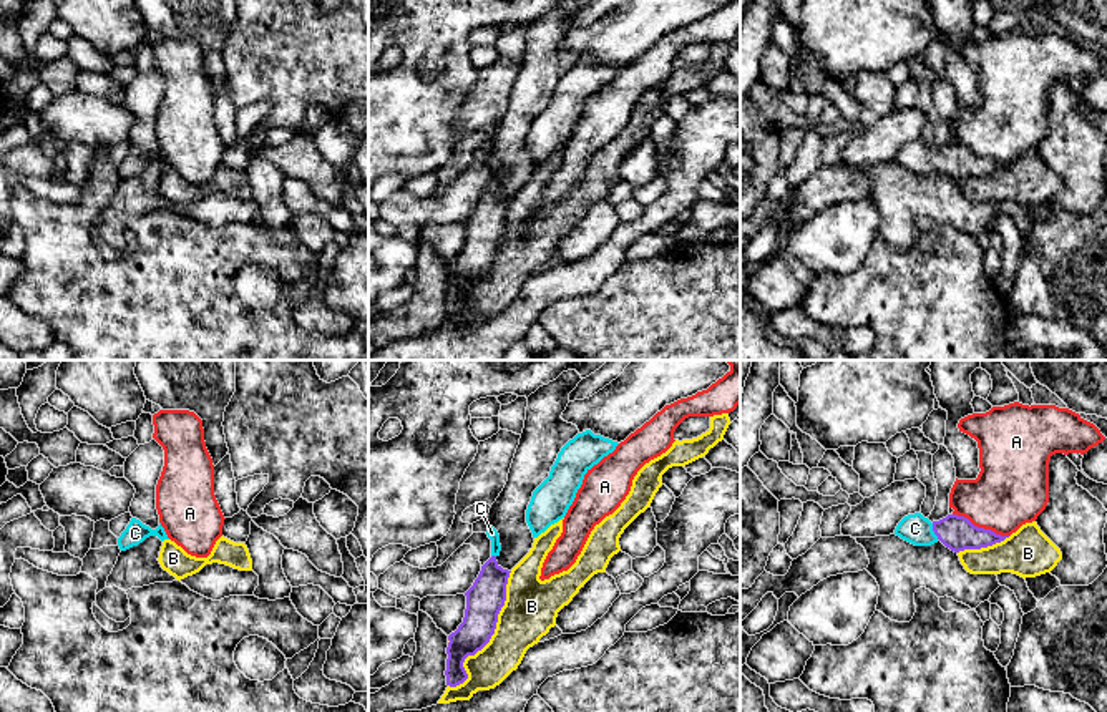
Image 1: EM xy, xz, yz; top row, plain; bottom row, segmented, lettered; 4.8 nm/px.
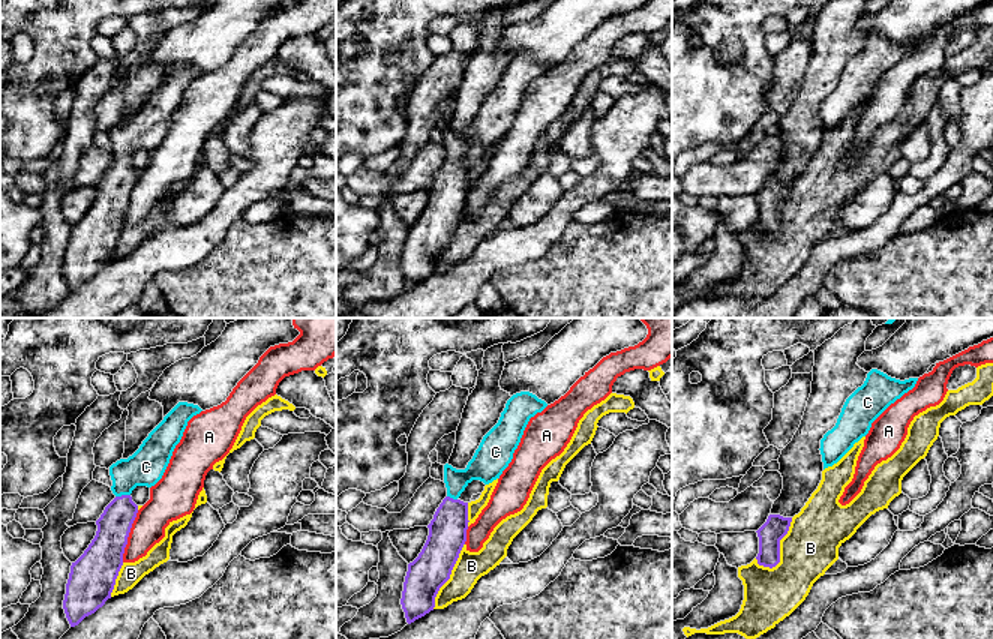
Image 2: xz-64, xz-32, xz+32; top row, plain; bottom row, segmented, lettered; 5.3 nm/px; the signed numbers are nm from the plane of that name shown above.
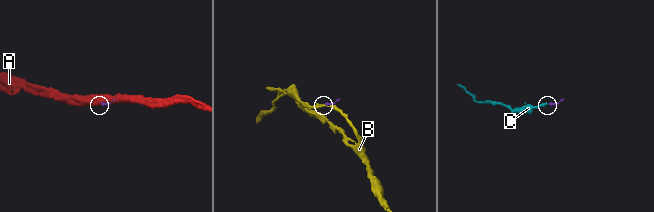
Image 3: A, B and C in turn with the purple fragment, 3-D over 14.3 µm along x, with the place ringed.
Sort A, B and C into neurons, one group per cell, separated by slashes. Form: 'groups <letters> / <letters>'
groups A / B / C

